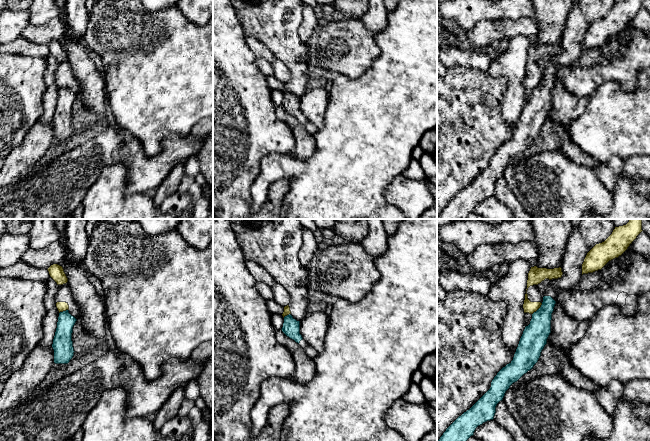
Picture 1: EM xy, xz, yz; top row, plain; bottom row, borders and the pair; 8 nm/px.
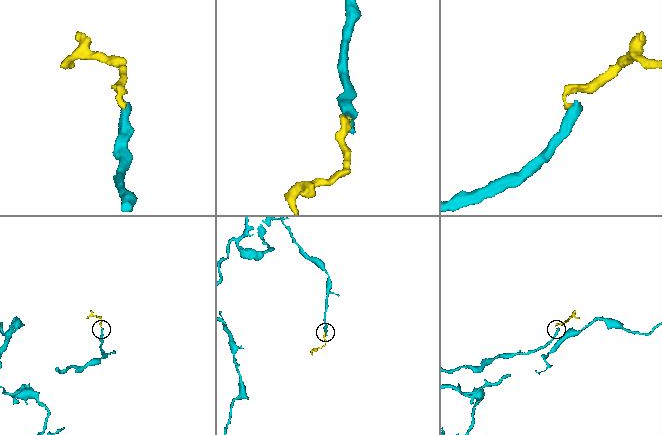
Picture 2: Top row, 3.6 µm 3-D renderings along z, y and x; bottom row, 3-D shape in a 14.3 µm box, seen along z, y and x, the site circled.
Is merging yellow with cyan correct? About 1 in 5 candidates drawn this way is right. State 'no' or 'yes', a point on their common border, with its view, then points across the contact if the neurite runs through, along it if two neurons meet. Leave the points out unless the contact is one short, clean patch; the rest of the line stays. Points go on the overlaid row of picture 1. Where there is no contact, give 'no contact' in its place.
no; meets yellow in yz at (537, 309); border along yz (542, 303), (532, 314)

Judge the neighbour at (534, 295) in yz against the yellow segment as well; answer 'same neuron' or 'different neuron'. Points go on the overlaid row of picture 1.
same neuron

